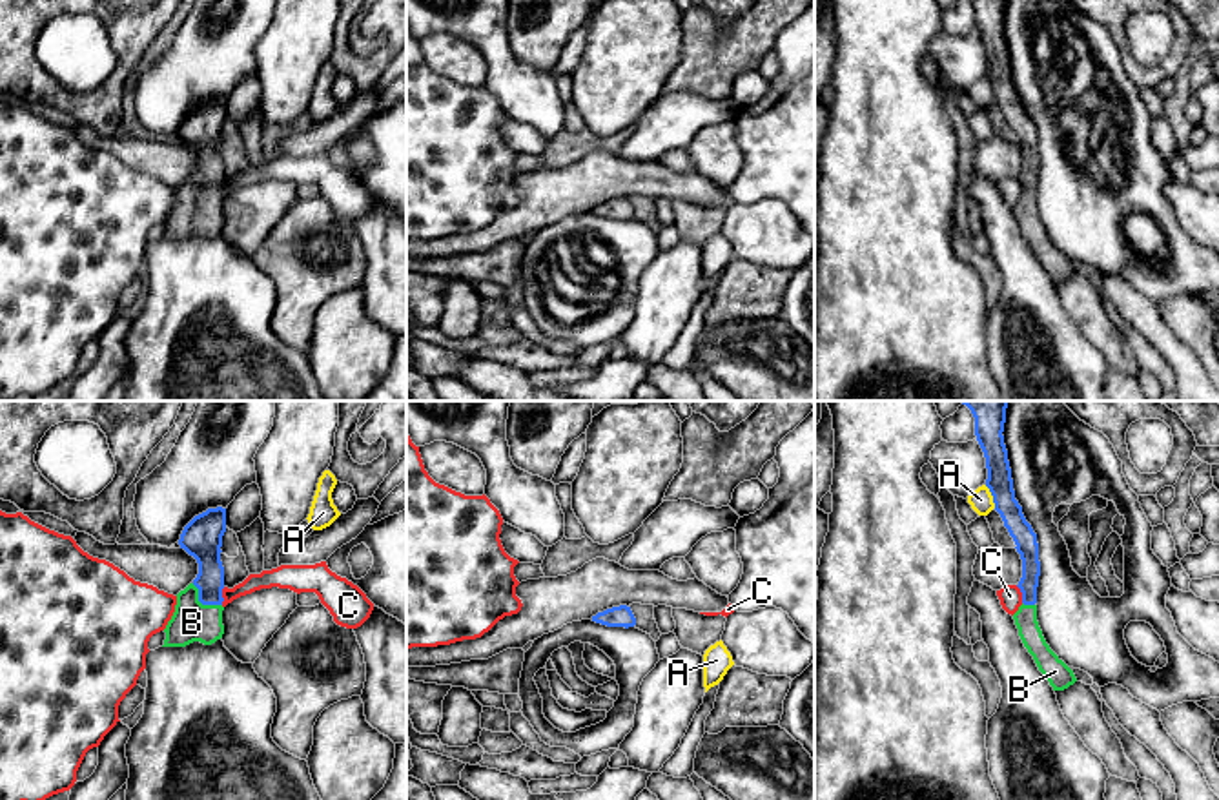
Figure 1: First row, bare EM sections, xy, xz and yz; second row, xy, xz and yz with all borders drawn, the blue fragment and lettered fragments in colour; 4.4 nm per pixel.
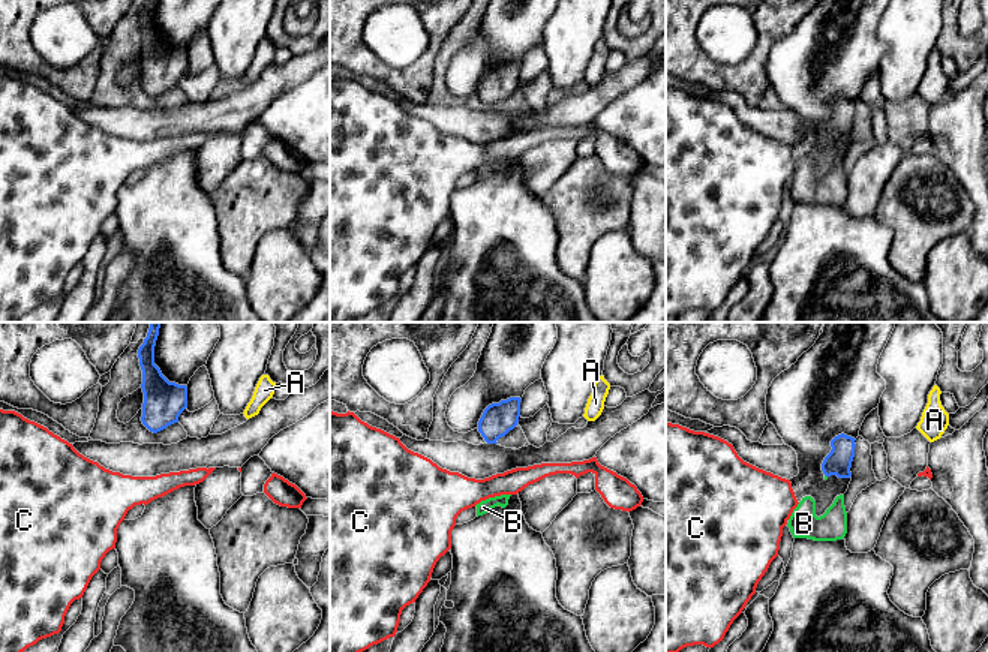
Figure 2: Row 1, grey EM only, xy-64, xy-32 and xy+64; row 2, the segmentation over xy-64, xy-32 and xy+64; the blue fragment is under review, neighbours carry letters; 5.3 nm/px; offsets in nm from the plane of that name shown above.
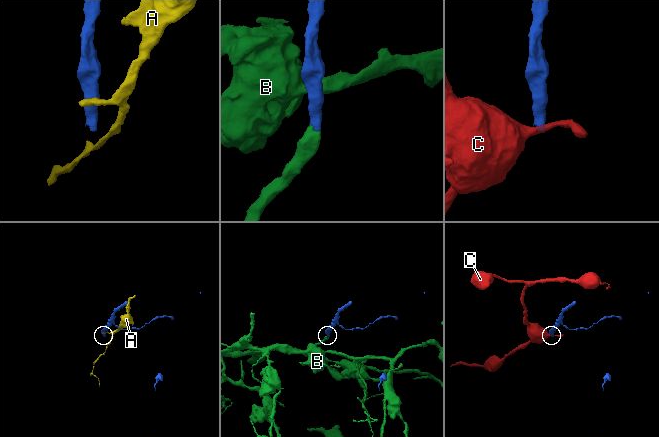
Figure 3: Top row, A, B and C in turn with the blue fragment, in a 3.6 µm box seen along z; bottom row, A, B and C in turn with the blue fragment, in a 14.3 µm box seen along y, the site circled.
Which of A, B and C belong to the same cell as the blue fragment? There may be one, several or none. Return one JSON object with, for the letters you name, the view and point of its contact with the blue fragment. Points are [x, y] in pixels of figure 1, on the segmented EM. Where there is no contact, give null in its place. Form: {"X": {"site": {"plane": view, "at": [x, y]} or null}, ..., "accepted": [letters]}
{"B": {"site": {"plane": "xy", "at": [203, 604]}}, "accepted": ["B"]}

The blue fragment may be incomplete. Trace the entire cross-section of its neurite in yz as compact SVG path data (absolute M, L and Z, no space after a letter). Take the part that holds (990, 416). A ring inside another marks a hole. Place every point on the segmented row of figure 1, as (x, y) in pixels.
M960 401L975 417L975 436L986 457L989 488L995 510L1015 541L1022 559L1022 578L1019 589L1022 605L1013 614L1019 636L1033 656L1039 671L1053 691L1064 691L1077 682L1073 671L1050 649L1037 621L1037 587L1040 576L1037 534L1022 514L1015 499L1008 450L1004 445L1004 423L1008 401Z

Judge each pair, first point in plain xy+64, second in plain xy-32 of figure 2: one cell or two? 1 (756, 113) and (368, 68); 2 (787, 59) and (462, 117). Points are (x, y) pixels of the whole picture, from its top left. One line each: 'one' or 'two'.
1: two
2: two

